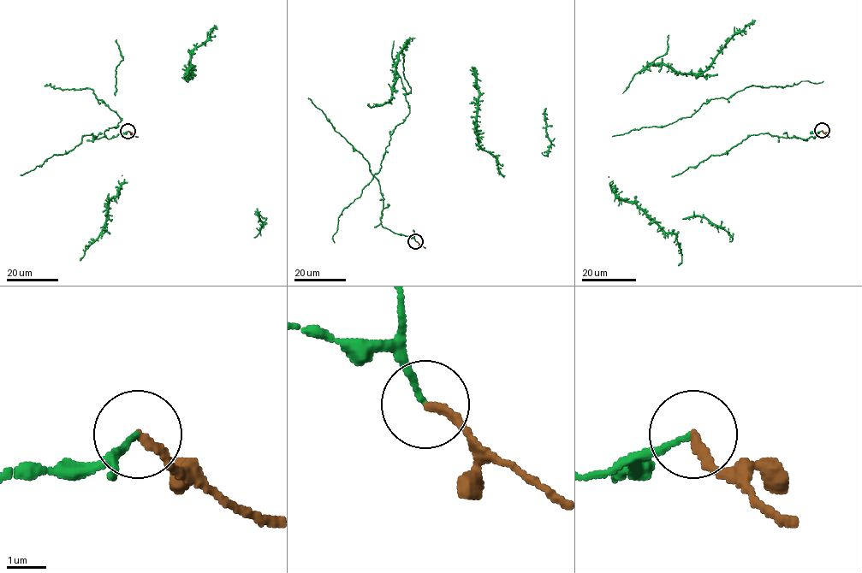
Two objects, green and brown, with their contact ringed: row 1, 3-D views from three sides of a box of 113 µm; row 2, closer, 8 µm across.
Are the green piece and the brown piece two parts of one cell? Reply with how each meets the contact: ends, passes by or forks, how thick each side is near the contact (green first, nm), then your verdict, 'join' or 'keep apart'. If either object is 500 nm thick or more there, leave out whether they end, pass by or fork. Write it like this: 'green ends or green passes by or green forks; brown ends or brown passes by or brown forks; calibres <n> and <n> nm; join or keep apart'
green ends; brown ends; calibres 120 and 220 nm; keep apart

